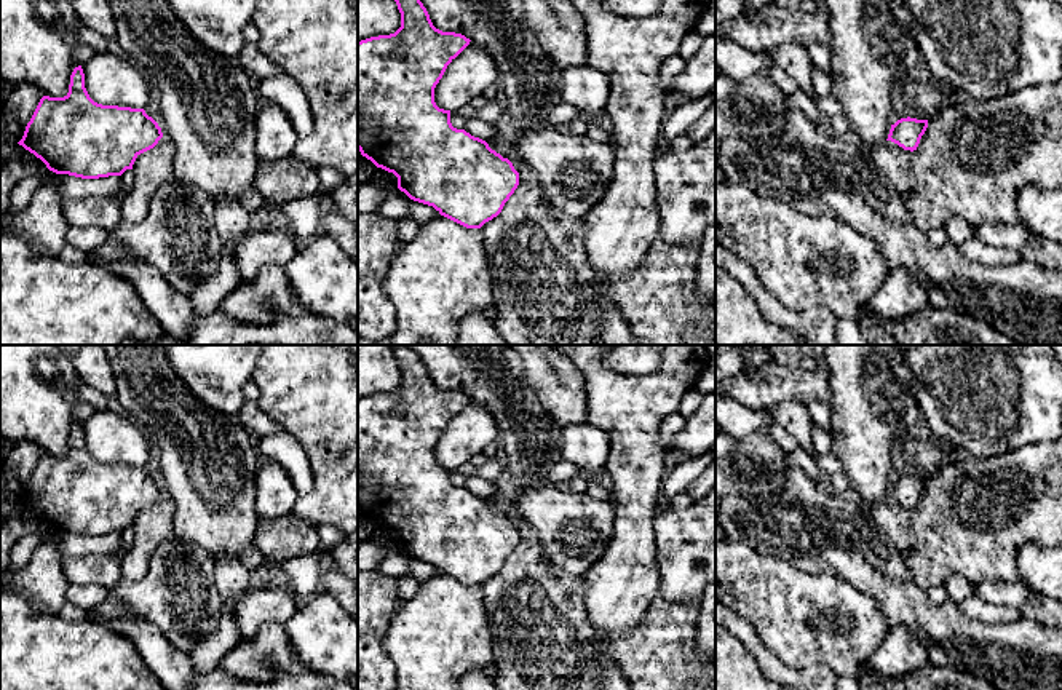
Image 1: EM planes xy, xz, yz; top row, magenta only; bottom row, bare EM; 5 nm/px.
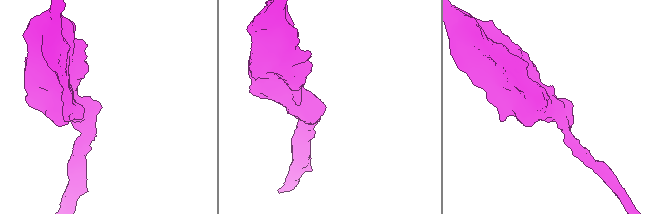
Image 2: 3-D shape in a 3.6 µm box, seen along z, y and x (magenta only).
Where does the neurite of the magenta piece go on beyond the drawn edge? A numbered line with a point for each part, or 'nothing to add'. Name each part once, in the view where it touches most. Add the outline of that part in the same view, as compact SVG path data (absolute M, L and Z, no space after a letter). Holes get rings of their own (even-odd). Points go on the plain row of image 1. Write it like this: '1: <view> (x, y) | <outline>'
nothing to add

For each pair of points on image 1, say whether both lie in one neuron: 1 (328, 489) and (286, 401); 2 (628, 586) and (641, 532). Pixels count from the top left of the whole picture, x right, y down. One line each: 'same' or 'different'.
1: same
2: same

